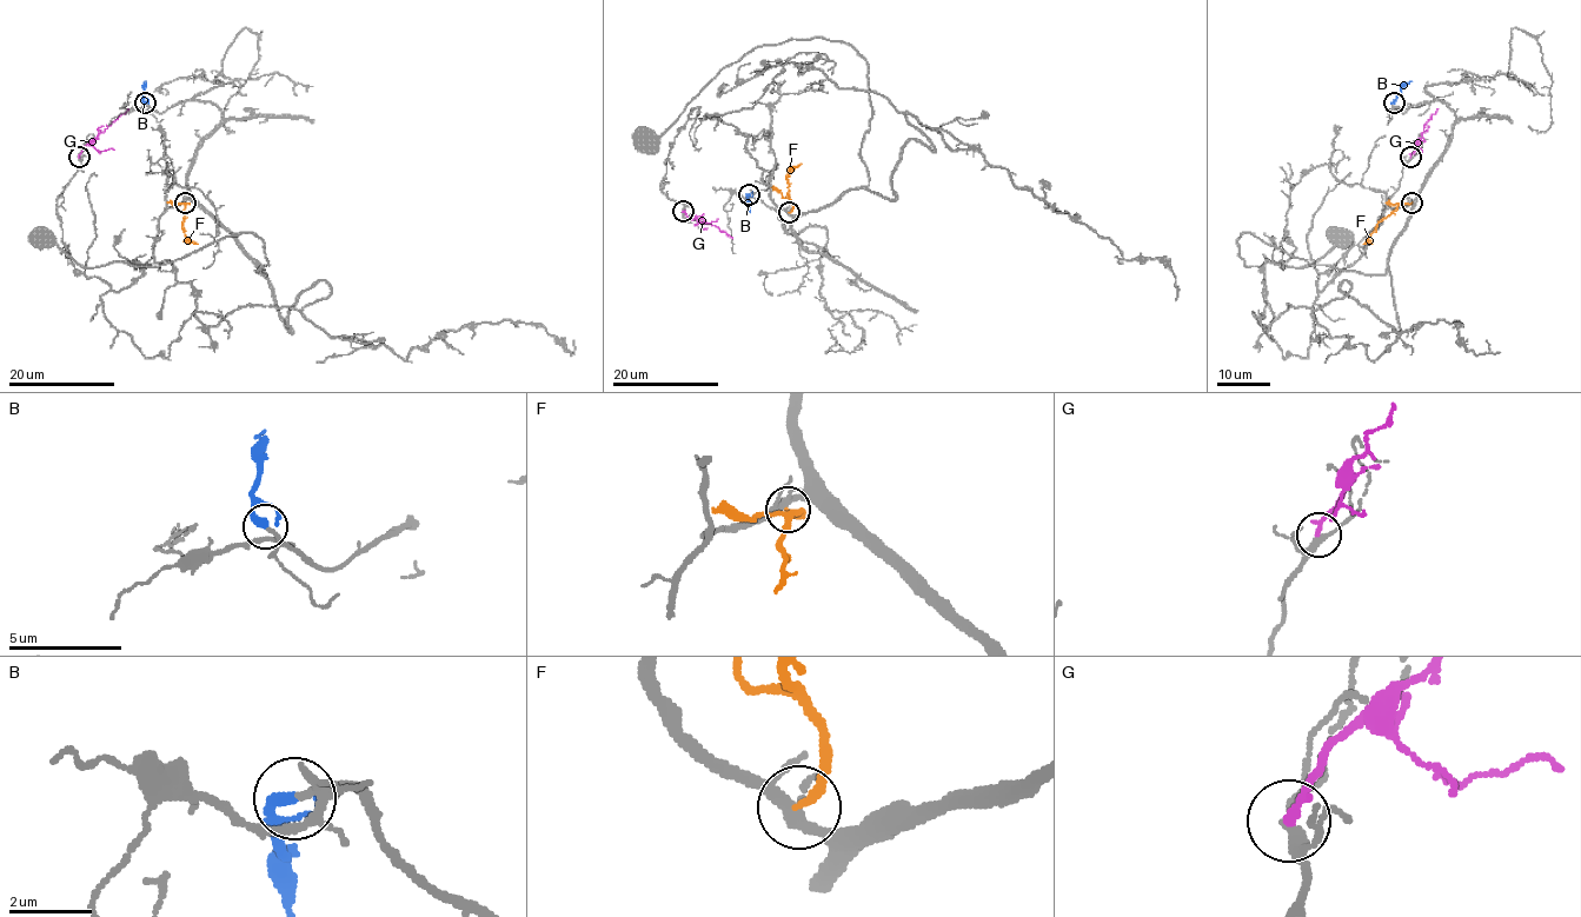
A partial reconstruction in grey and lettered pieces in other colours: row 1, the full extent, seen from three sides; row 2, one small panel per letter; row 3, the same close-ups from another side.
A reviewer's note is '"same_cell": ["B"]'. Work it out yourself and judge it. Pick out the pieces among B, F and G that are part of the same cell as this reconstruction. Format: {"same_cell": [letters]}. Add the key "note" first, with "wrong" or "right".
{"note": "right", "same_cell": ["B"]}

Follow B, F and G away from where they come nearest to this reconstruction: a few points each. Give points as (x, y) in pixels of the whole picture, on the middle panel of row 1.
B: (750, 193), (750, 212)
F: (789, 212), (792, 201), (786, 174), (802, 164)
G: (682, 211), (691, 219), (716, 225), (732, 239)

